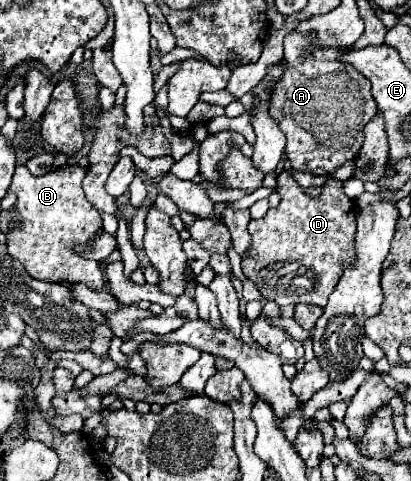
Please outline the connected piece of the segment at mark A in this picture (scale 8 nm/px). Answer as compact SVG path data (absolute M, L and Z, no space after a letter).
M298 30L284 38L284 60L286 74L276 84L276 94L272 96L272 116L288 138L286 154L294 170L310 172L314 176L324 176L340 168L344 162L354 160L364 142L364 126L376 114L376 100L370 94L368 78L356 72L350 64L340 62L340 52L336 48L322 48L302 36Z

